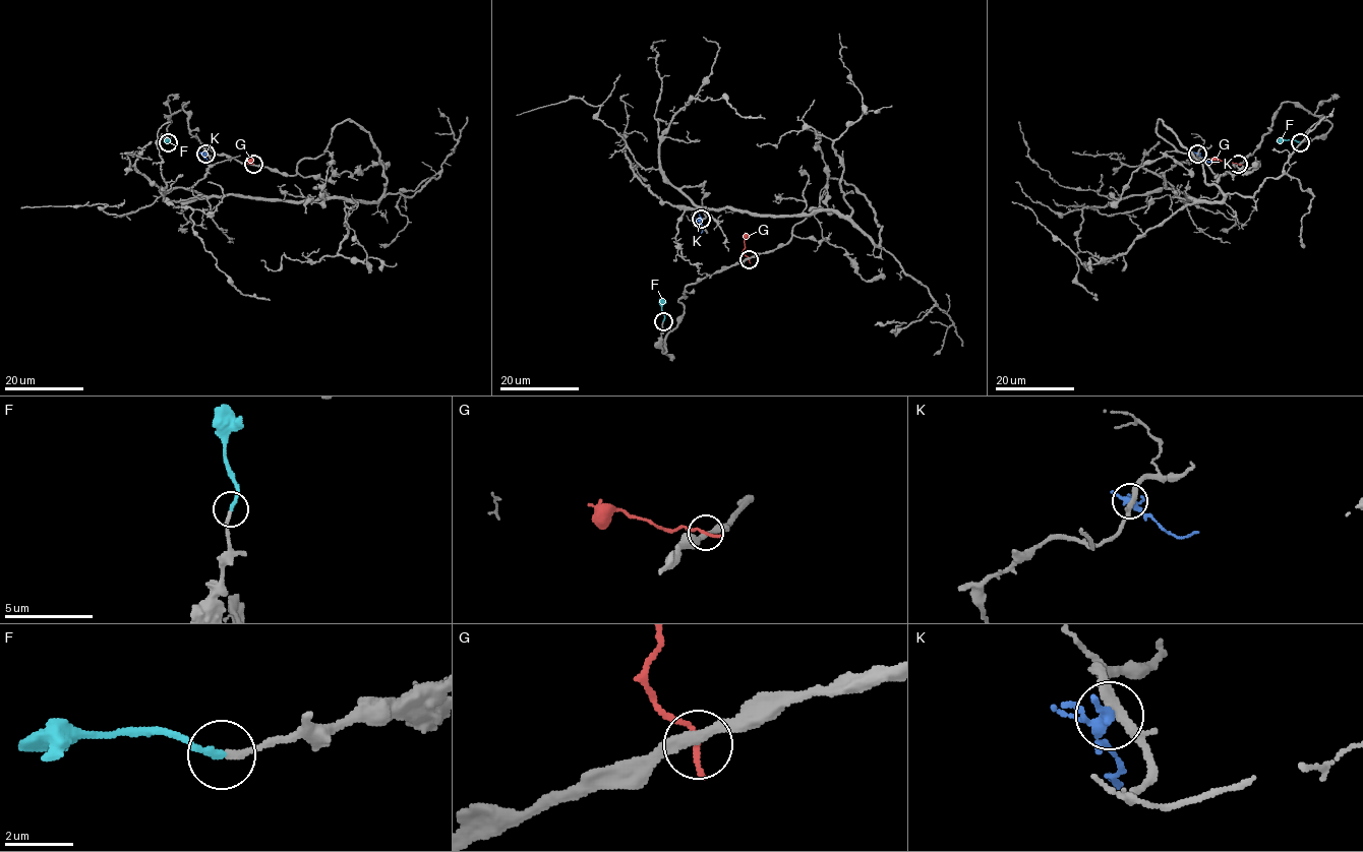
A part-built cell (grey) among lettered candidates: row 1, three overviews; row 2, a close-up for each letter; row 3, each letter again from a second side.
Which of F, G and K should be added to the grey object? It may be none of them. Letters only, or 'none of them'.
F

